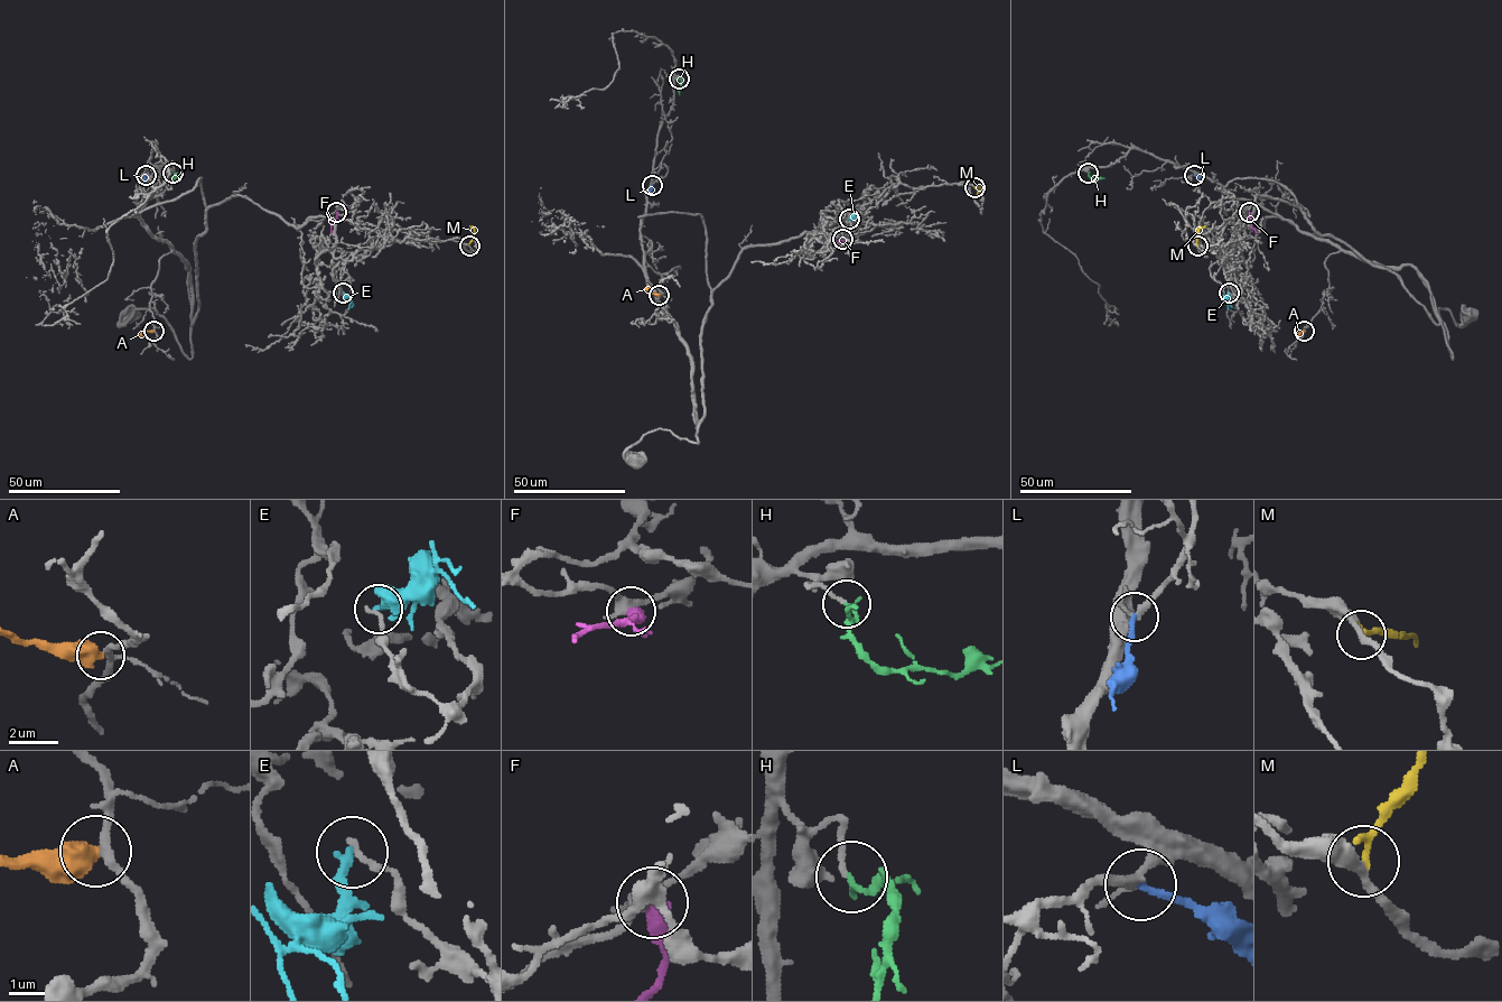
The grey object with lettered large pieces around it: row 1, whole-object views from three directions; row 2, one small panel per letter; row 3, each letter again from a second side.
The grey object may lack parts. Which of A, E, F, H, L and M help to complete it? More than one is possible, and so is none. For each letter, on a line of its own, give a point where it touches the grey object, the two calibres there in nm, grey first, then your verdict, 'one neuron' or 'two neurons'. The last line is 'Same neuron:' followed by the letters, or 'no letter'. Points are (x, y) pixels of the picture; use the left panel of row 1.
A: meets grey at (154, 331); 180 nm thick on the grey side, 700 nm on the other; two neurons
E: meets grey at (343, 293); 220 nm thick on the grey side, 260 nm on the other; two neurons
F: meets grey at (336, 212); 360 nm thick on the grey side, 480 nm on the other; two neurons
H: meets grey at (173, 173); 150 nm thick on the grey side, 170 nm on the other; one neuron
L: meets grey at (146, 175); 240 nm thick on the grey side, 200 nm on the other; two neurons
M: meets grey at (469, 246); 280 nm thick on the grey side, 220 nm on the other; one neuron
Same neuron: H, M

